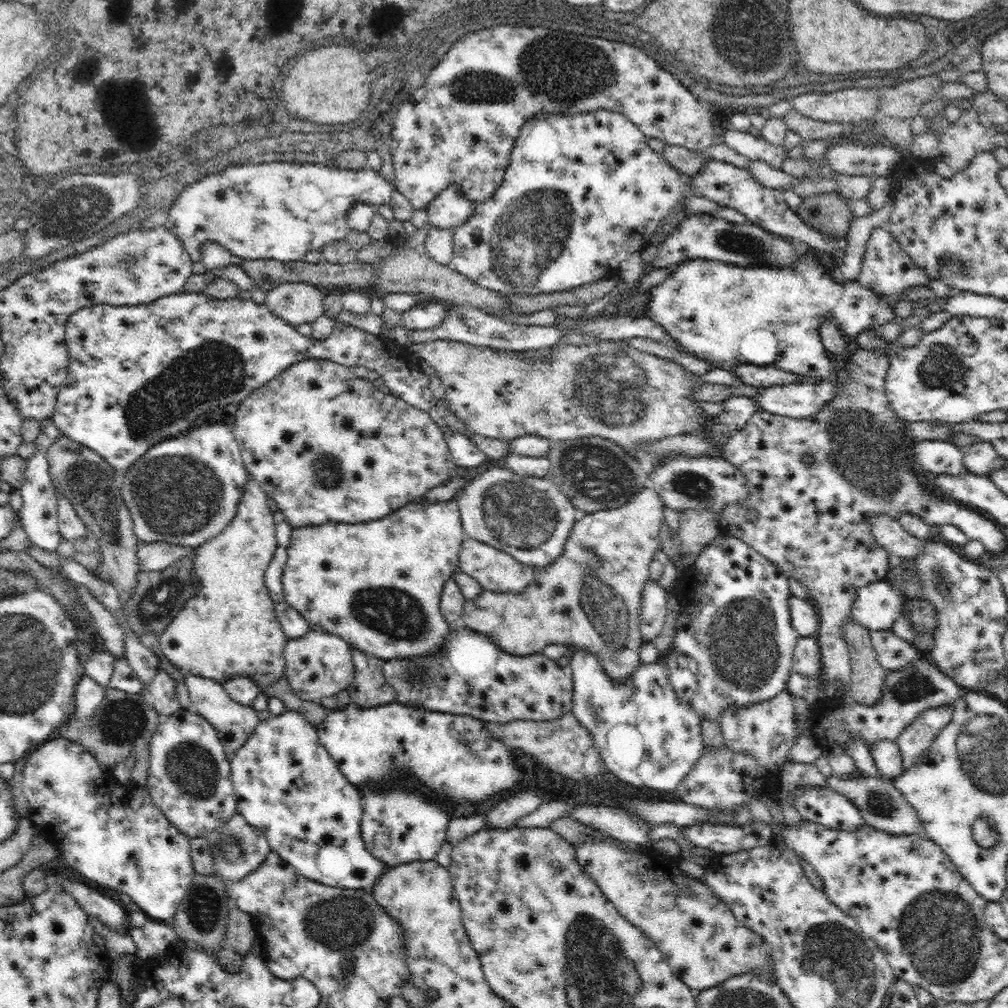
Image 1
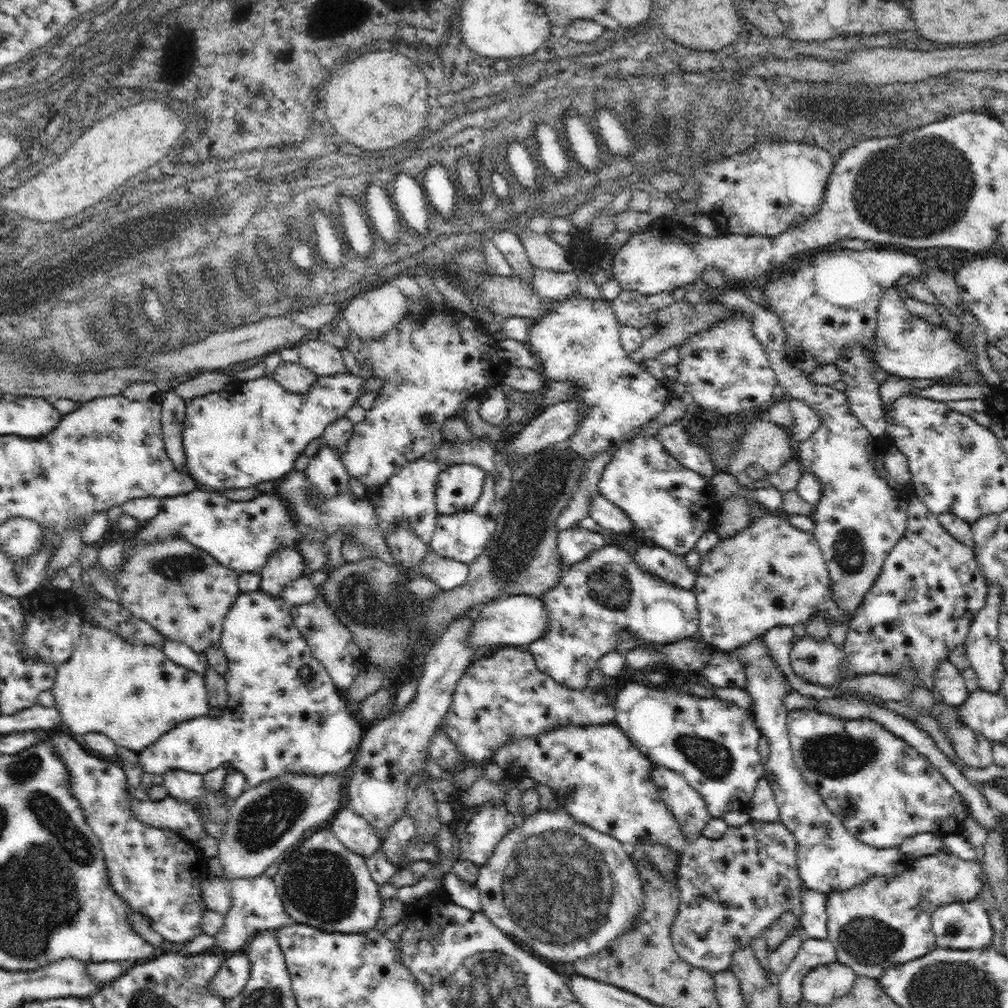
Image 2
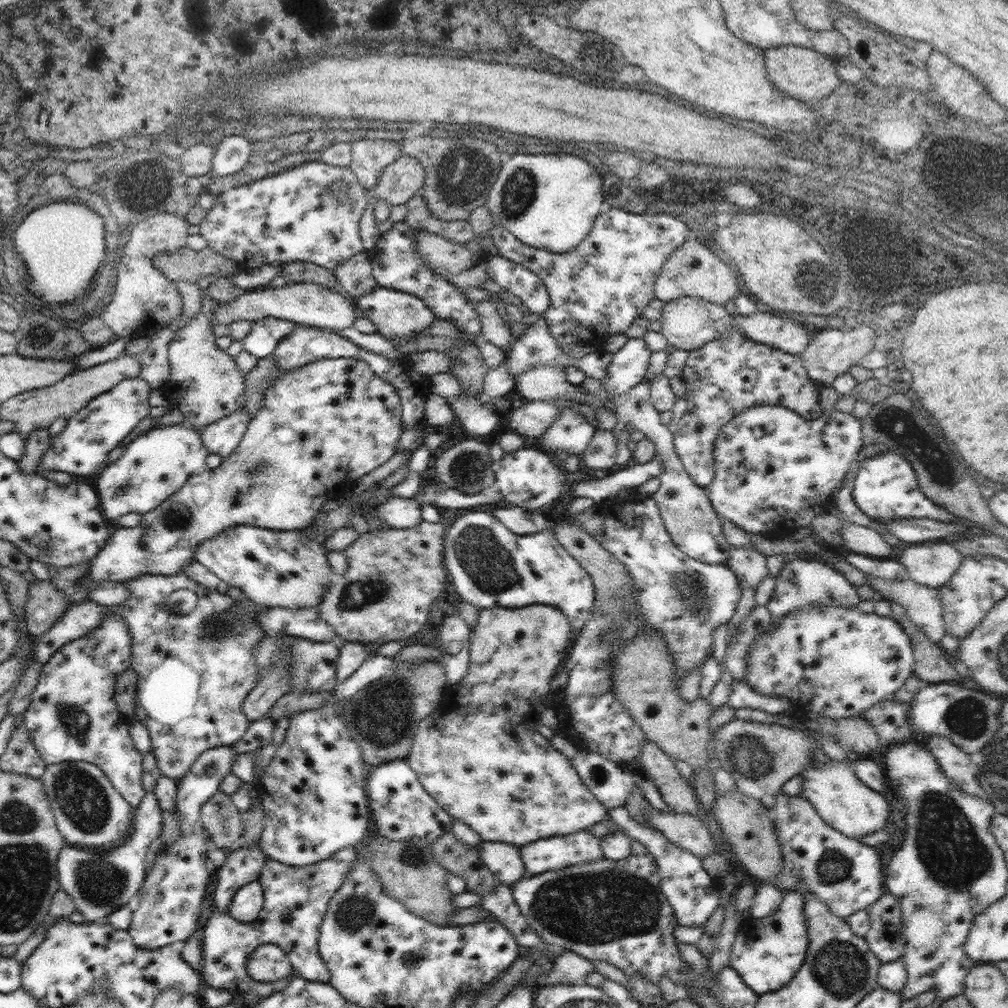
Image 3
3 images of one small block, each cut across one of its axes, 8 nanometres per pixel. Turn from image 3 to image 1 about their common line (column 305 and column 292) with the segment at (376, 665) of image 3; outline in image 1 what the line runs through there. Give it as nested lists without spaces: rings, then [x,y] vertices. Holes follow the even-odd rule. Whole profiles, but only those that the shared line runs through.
[[[285,710],[280,716],[270,716],[265,722],[258,722],[252,736],[230,757],[230,762],[237,813],[266,835],[271,850],[302,876],[331,887],[370,891],[389,868],[364,845],[360,830],[364,813],[362,793],[340,772],[320,743],[315,725],[306,721],[302,714]]]

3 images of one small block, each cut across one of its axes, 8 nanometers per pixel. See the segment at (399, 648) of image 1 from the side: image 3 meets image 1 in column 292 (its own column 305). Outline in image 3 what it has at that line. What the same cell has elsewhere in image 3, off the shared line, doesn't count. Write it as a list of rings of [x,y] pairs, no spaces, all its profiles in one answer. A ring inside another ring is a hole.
[[[244,524],[230,526],[226,528],[224,532],[221,532],[216,538],[211,538],[210,540],[205,540],[201,542],[199,547],[195,550],[195,560],[201,562],[210,572],[213,572],[218,578],[227,582],[229,586],[236,586],[240,588],[246,597],[249,598],[255,606],[262,607],[284,607],[284,608],[302,608],[306,606],[310,608],[311,606],[319,606],[322,602],[323,594],[325,590],[332,585],[335,577],[332,567],[327,559],[327,548],[325,547],[325,542],[327,542],[329,536],[326,535],[313,535],[309,533],[308,529],[294,529],[291,531],[277,531],[269,528],[260,528],[256,526],[248,526]]]

